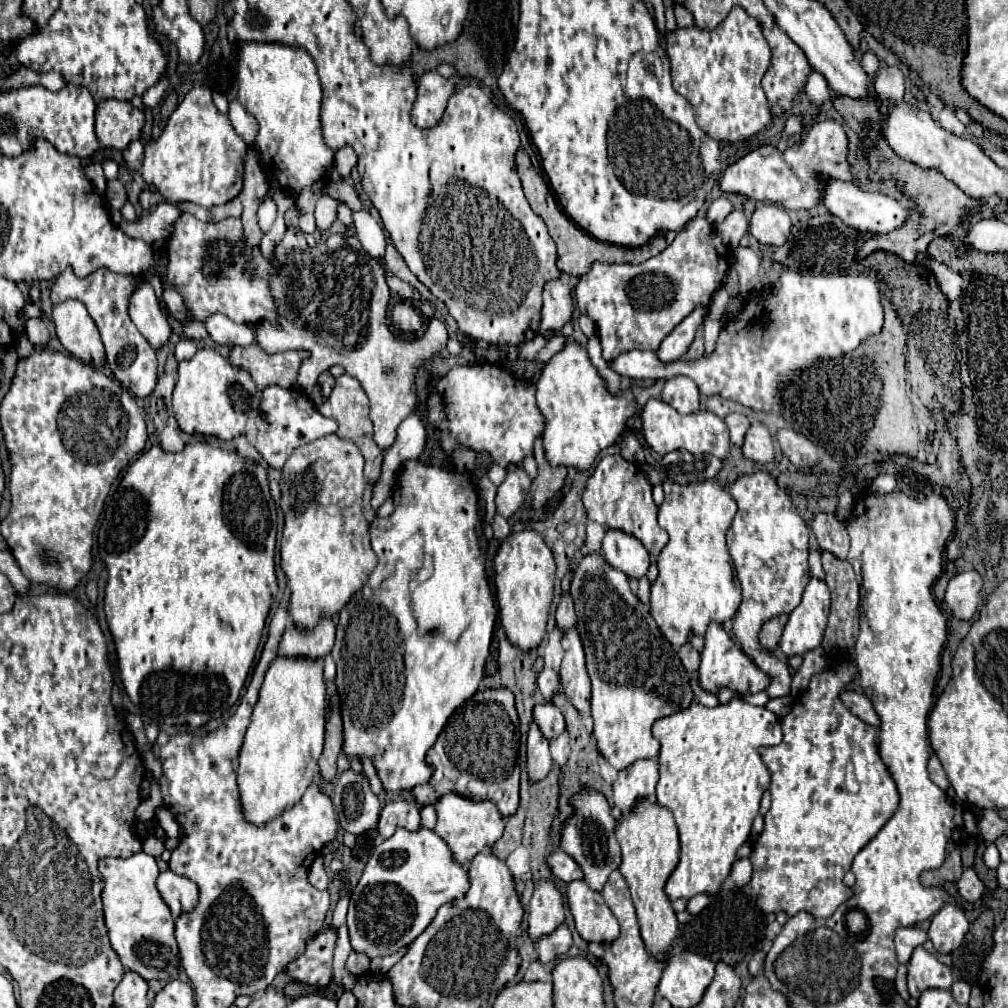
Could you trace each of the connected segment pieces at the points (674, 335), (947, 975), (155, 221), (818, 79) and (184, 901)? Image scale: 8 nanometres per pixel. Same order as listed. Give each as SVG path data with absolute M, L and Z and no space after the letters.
M700 306L696 308L692 314L688 314L660 344L656 356L662 360L662 362L674 362L674 360L680 360L688 346L692 344L694 336L696 336L696 330L702 326L704 322L704 316L706 316L706 308Z
M918 946L908 962L908 990L914 998L922 994L922 990L928 988L942 988L950 990L952 986L952 972L948 966L944 966L936 956L926 952L922 946Z
M160 204L154 212L150 212L148 216L136 220L136 222L128 222L122 218L120 210L110 210L110 218L112 222L124 230L126 236L130 238L148 238L148 244L158 242L160 238L164 240L164 236L168 234L168 228L172 226L172 222L180 216L182 212L172 206L172 204Z
M812 72L808 82L806 82L806 96L810 98L810 102L814 106L822 106L828 98L830 98L830 86L828 86L828 80L824 78L824 74L820 72Z
M162 872L158 876L158 890L168 904L174 918L178 918L184 912L192 912L198 902L198 886L174 872Z

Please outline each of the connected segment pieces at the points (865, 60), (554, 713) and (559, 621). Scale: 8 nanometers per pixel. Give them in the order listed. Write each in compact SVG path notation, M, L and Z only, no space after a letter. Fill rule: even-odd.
M864 52L864 56L862 56L862 66L864 66L864 70L866 70L870 76L874 76L874 74L878 72L880 62L878 62L878 58L876 58L874 52Z
M544 702L544 704L536 704L534 706L534 714L532 720L536 722L536 726L540 728L540 732L552 740L556 736L560 736L566 728L564 724L564 714L552 704L552 702Z
M564 594L560 604L558 604L558 610L556 610L556 626L560 632L566 632L570 630L572 626L576 624L576 614L574 614L574 602L570 598L570 594Z

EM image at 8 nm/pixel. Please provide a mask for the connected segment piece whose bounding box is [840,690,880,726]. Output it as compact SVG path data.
M844 690L844 694L840 694L840 700L844 702L844 706L848 706L848 710L852 714L856 714L866 724L870 724L870 726L878 726L880 724L872 702L864 694L858 694L854 690Z

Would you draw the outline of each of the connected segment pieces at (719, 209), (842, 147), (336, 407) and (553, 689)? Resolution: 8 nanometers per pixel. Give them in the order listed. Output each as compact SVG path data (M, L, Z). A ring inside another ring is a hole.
M722 196L722 198L710 202L710 206L706 210L706 218L712 226L718 226L730 212L732 212L732 204Z
M834 120L816 122L798 146L786 148L784 152L776 150L776 146L760 146L730 164L720 176L720 190L742 194L764 204L778 204L788 210L810 210L820 202L822 196L818 174L852 180L846 156L848 138L844 134L844 128Z
M342 374L336 378L336 386L328 398L328 402L324 402L320 408L318 408L320 414L328 416L328 418L334 418L338 422L338 430L336 434L344 440L350 440L354 442L360 452L364 454L366 458L366 466L364 466L364 476L370 484L378 482L380 478L380 470L382 470L382 460L384 460L384 450L380 450L380 446L376 446L374 442L374 434L372 434L372 422L368 418L368 396L364 394L360 382L348 374Z
M544 668L538 676L538 688L544 694L546 700L550 700L554 694L560 694L560 678L554 668Z

